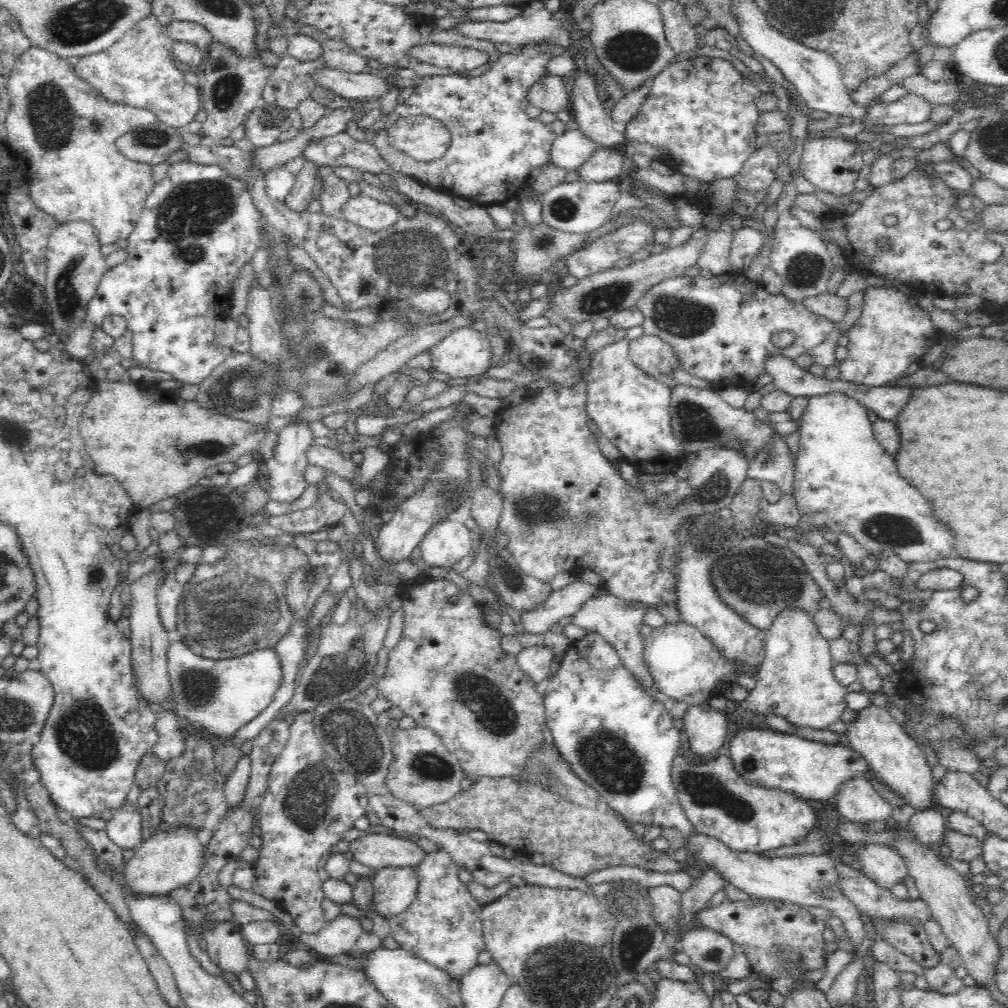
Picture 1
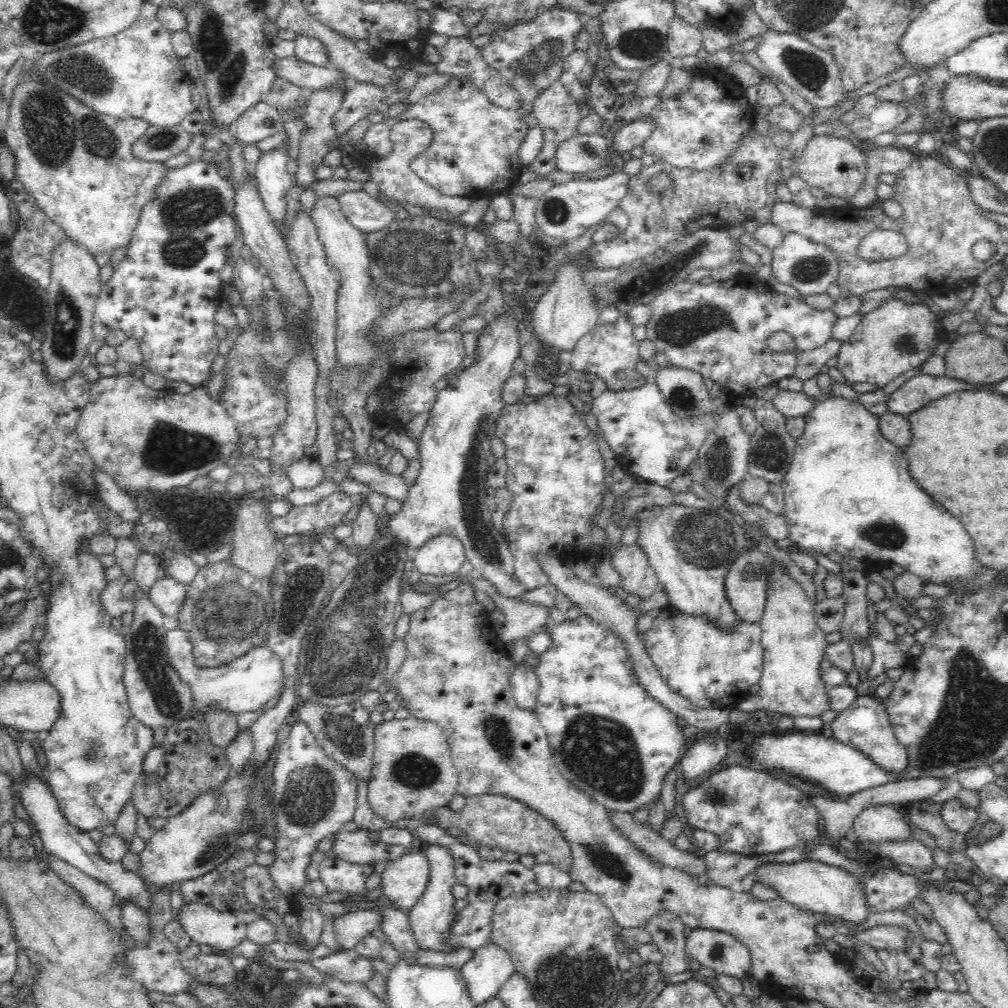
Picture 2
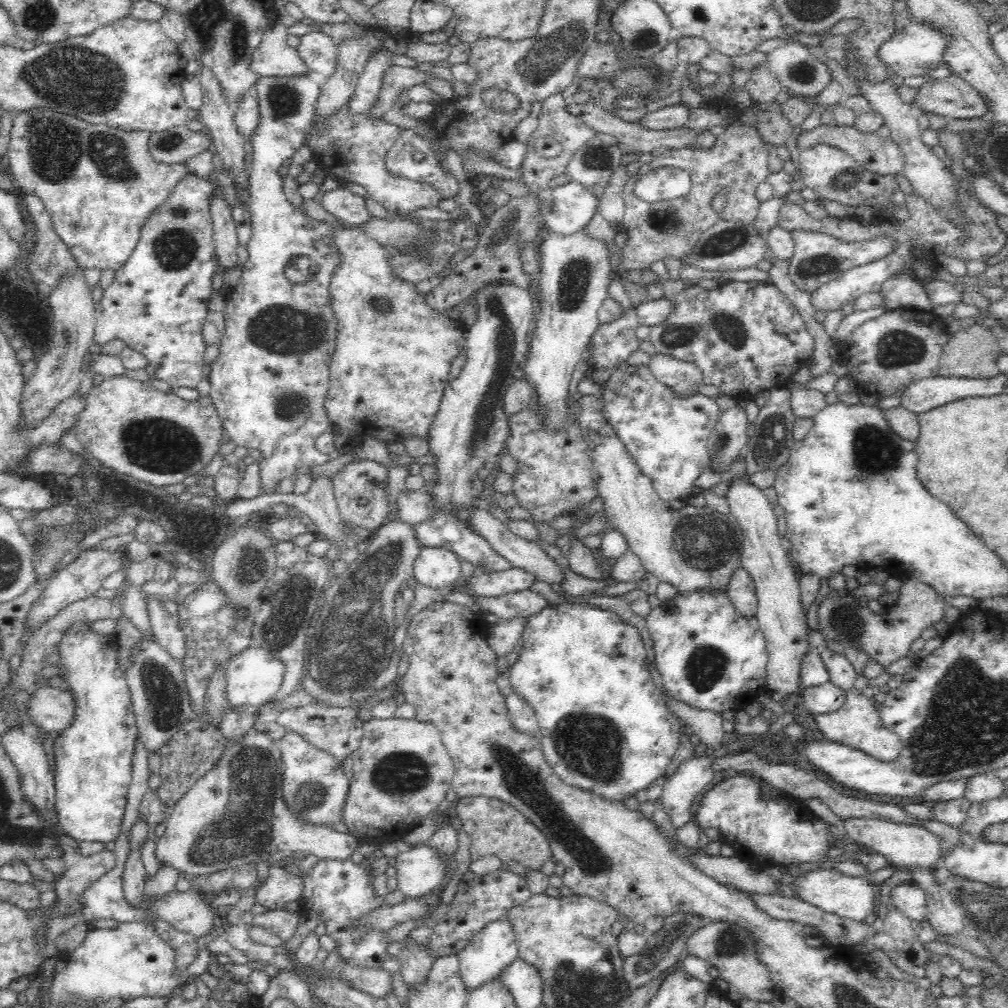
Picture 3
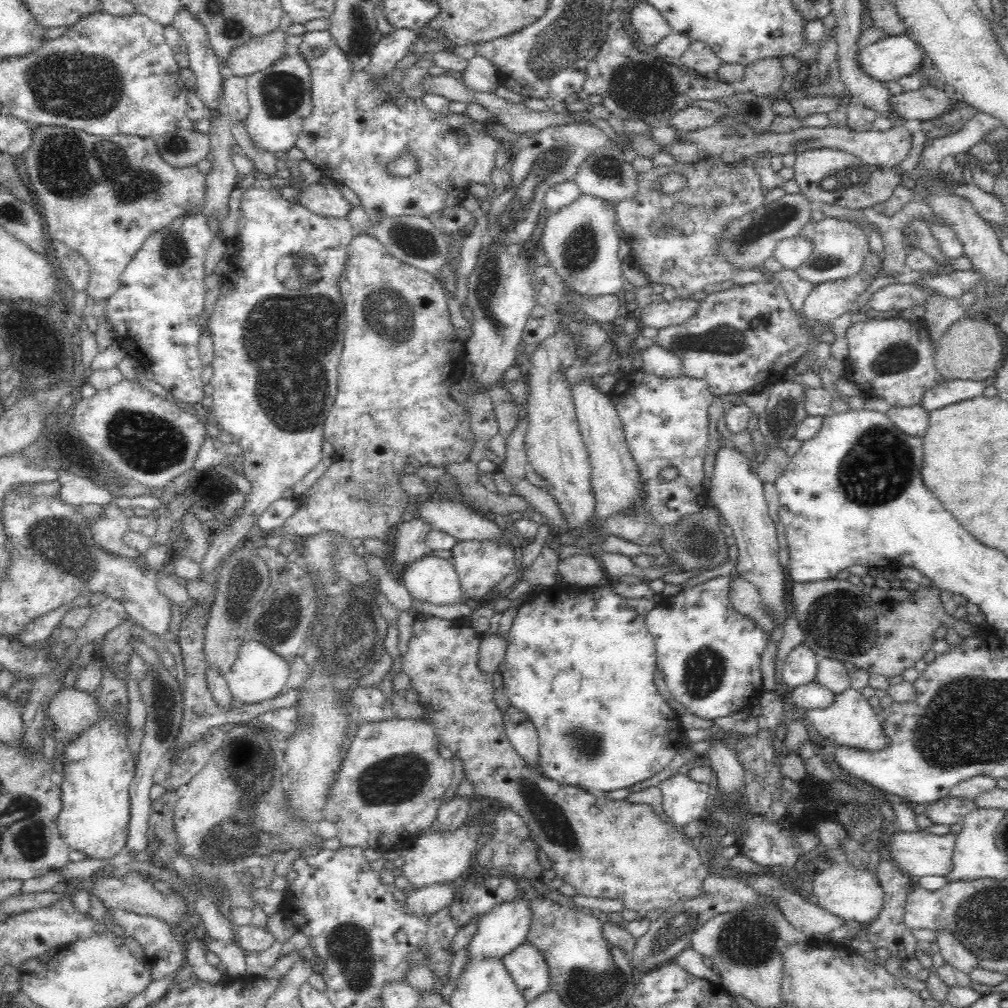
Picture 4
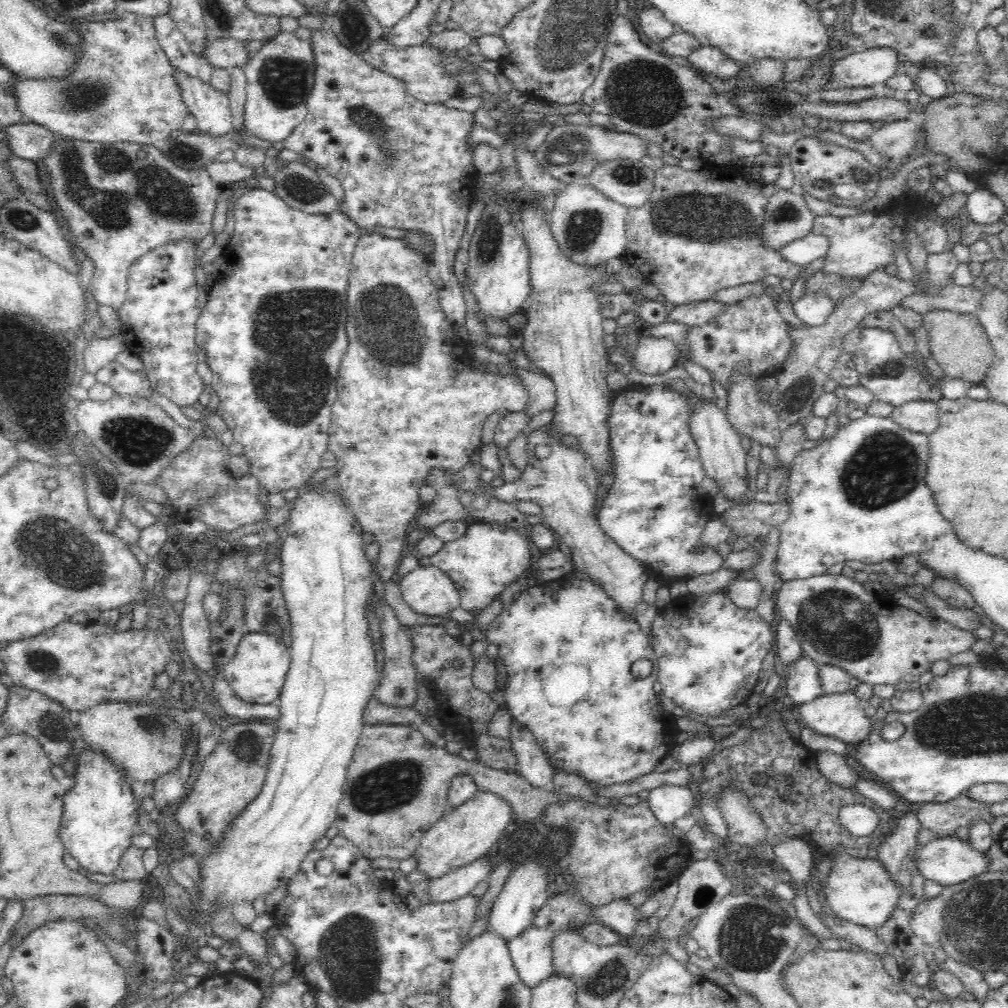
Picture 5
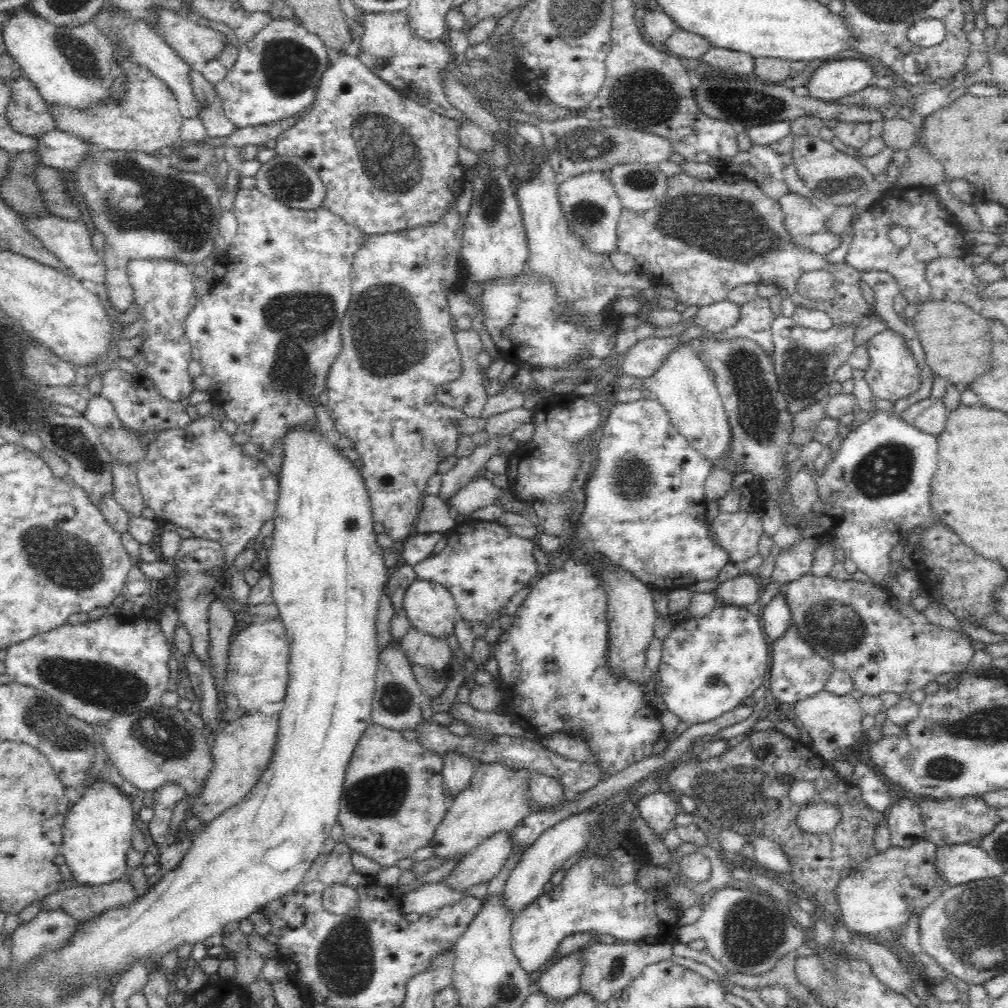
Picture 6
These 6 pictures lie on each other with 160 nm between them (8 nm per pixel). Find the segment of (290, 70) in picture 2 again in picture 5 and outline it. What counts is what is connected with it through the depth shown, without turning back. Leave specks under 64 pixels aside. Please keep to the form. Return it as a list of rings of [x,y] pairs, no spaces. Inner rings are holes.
[[[207,38],[205,50],[201,55],[210,65],[210,68],[226,69],[234,66],[244,67],[251,58],[246,53],[246,42],[234,38]]]

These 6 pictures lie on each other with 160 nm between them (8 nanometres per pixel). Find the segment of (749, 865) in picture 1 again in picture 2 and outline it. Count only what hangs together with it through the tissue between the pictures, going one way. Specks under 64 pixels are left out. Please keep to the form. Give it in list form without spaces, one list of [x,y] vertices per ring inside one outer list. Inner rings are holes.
[[[804,859],[792,864],[767,863],[756,867],[755,871],[757,880],[776,888],[779,896],[794,906],[816,913],[825,912],[856,925],[862,925],[868,918],[869,908],[864,887],[856,876],[842,867]]]

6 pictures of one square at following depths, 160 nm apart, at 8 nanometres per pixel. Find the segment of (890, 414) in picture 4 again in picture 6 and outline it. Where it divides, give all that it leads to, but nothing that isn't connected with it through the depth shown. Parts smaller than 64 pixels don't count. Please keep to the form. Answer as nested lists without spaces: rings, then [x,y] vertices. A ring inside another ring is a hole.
[[[926,398],[901,412],[901,417],[922,432],[939,435],[946,428],[947,410],[941,399]]]

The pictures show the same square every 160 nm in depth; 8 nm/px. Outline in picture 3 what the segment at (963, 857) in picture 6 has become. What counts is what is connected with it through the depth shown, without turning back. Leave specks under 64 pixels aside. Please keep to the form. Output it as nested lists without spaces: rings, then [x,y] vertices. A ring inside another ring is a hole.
[[[856,817],[843,819],[843,822],[846,839],[870,846],[876,854],[882,854],[885,858],[889,858],[896,867],[901,869],[909,871],[913,868],[934,870],[935,866],[944,858],[940,837],[919,825],[895,823],[888,819]]]

